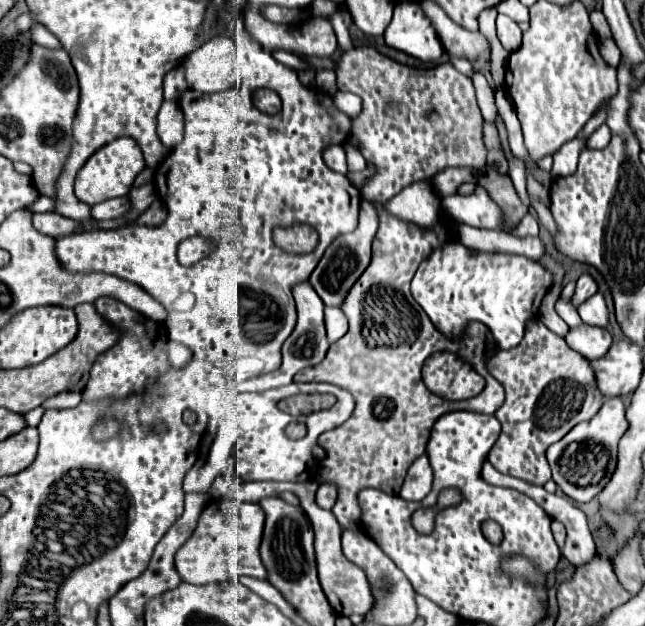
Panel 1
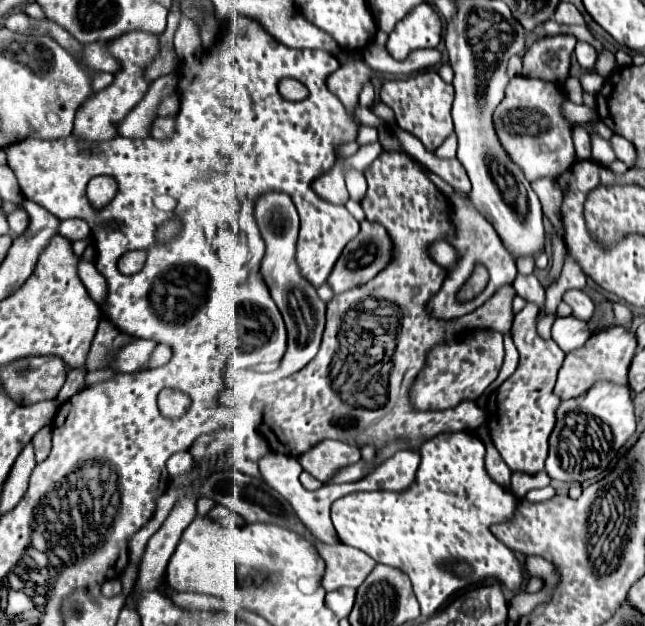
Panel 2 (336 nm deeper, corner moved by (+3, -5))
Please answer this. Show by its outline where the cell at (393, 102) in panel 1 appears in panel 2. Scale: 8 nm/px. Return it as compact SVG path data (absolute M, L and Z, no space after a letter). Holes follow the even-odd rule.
M434 70L418 74L416 78L408 80L386 80L380 90L380 100L394 110L396 124L402 130L414 134L426 146L428 152L434 152L454 132L450 116L454 102L454 88L452 84L446 84Z

